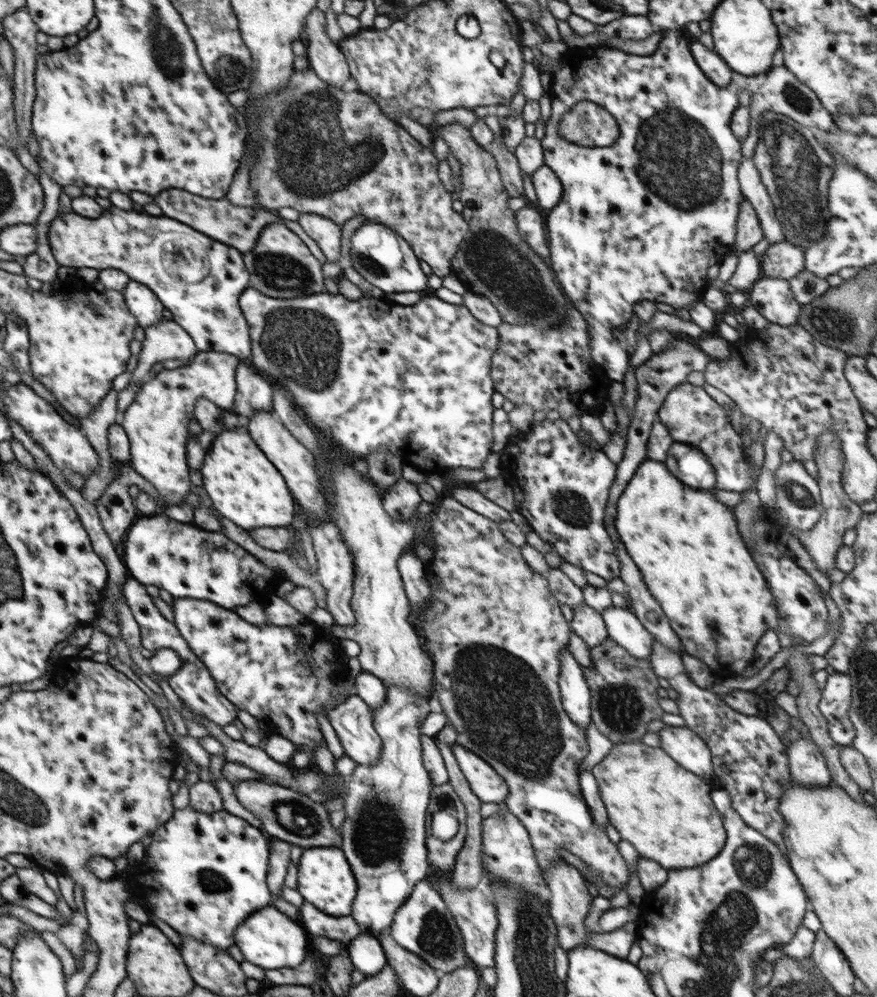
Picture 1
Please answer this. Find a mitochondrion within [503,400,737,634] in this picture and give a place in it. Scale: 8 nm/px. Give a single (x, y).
(573, 508)

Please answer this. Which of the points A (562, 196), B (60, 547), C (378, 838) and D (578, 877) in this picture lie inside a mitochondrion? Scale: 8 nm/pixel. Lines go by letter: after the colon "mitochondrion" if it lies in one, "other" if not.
A: other
B: other
C: mitochondrion
D: other

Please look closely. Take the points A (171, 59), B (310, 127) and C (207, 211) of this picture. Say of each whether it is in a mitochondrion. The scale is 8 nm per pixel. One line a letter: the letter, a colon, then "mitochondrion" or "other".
A: mitochondrion
B: mitochondrion
C: other

